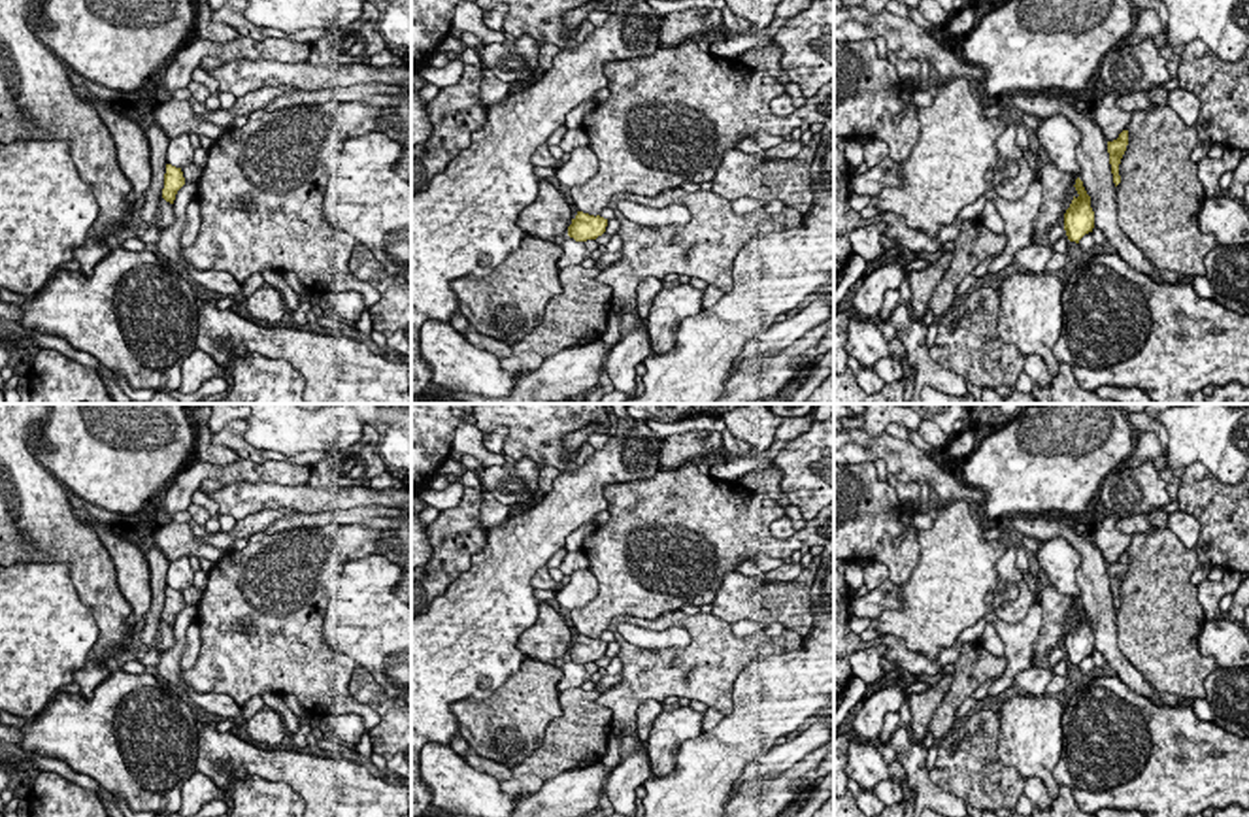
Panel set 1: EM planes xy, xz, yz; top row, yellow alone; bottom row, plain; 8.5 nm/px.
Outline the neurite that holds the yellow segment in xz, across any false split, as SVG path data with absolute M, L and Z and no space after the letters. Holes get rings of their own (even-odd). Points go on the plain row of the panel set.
M577 634L577 638L572 642L572 647L568 649L568 659L575 664L596 662L606 655L606 649L608 642Z

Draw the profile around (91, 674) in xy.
M89 657L87 662L74 674L74 683L81 687L79 694L92 698L96 687L106 681L113 670L113 664L98 662L96 659Z

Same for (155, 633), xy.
M147 545L145 559L149 564L149 585L151 585L151 608L142 619L142 642L149 649L170 651L175 645L174 626L162 621L164 596L166 596L166 574L170 560L162 549Z

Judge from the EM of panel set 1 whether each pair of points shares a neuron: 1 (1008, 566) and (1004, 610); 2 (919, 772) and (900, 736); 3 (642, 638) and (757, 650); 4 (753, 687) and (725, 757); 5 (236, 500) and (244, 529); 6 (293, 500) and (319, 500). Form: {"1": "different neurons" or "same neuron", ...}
{"1": "same neuron", "2": "same neuron", "3": "different neurons", "4": "same neuron", "5": "different neurons", "6": "same neuron"}

